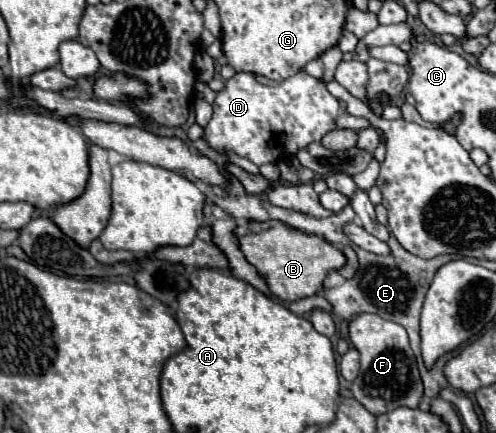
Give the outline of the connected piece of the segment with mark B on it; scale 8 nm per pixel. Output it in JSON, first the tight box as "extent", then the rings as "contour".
{"extent":[235,220,347,302],"contour":[[[281,220],[247,222],[235,230],[245,258],[267,278],[269,290],[283,302],[295,302],[315,296],[323,290],[323,280],[329,272],[341,270],[347,264],[345,254],[327,242],[323,236],[307,234],[283,224]]]}

